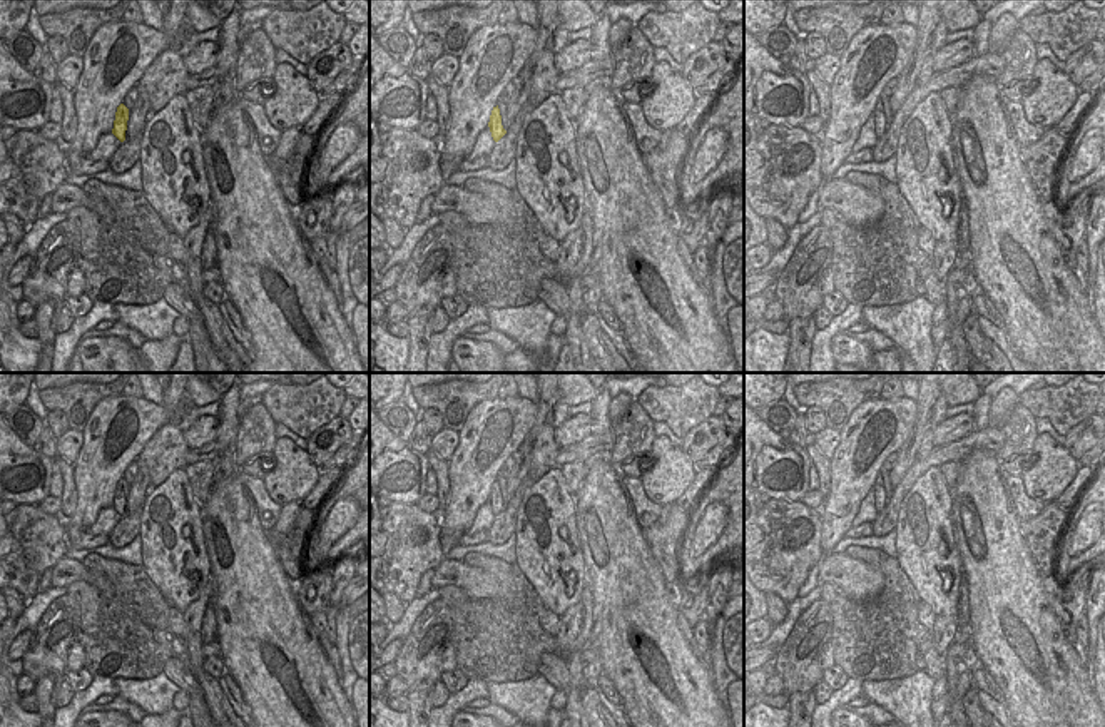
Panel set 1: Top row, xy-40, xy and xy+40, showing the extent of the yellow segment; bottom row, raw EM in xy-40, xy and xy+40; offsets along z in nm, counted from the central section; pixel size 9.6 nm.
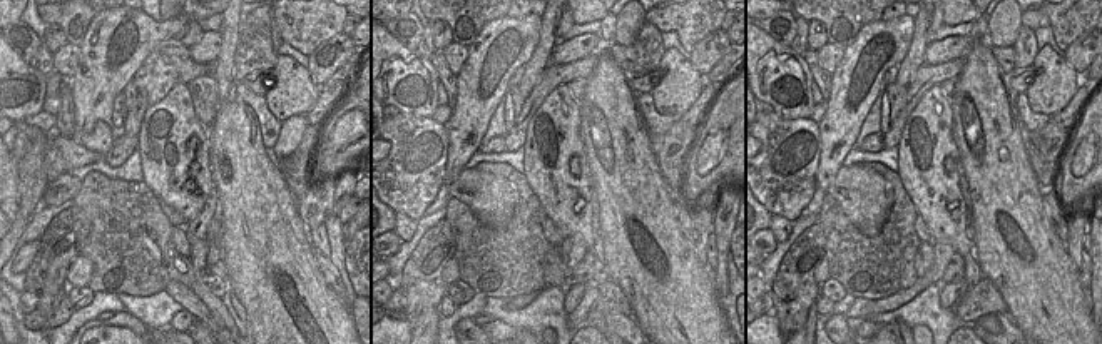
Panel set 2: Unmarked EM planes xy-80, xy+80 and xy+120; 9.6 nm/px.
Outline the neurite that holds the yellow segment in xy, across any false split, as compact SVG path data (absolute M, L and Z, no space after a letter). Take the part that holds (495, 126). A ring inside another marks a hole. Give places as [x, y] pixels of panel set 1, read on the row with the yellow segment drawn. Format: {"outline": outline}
{"outline": "M496 100L496 105L491 110L490 122L488 122L491 137L498 142L508 130L508 119L507 119L507 104Z"}

